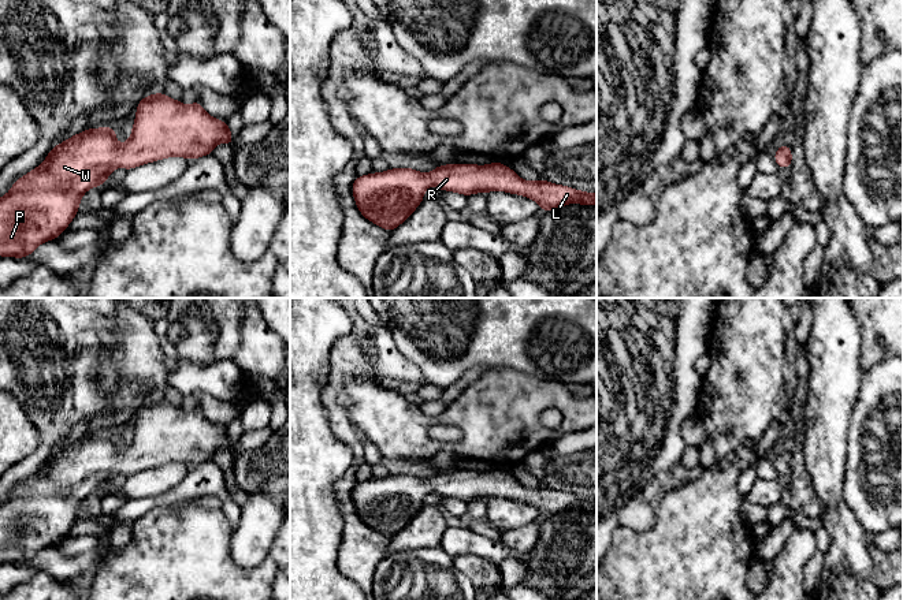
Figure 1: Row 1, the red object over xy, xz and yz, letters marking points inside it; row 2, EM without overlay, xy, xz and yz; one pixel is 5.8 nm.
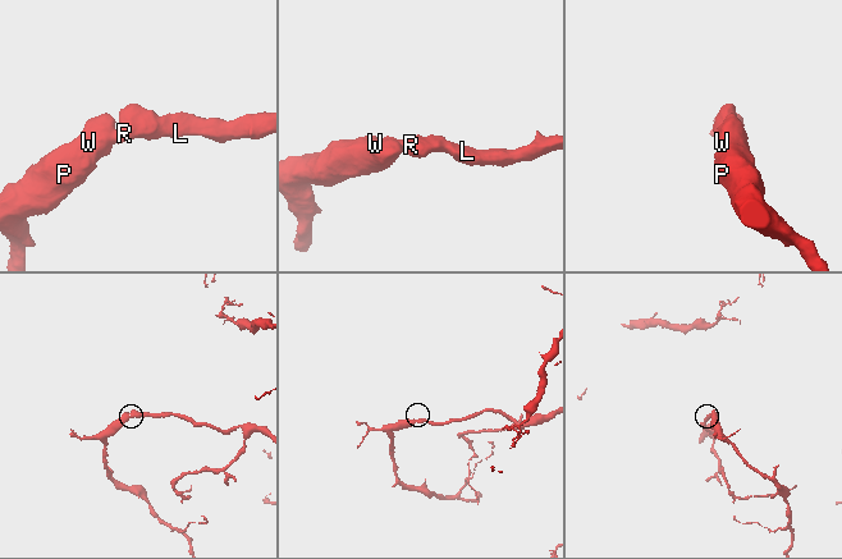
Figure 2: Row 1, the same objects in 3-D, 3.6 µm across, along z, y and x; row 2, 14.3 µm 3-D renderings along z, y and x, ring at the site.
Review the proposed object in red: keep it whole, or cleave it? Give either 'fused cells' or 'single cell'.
single cell

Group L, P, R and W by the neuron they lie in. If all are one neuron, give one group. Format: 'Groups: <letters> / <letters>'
Groups: L P R W

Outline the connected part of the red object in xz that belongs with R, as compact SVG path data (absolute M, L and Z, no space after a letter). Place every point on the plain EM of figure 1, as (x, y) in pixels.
M499 466L486 472L445 470L430 480L409 473L389 474L384 478L357 482L352 491L352 502L367 526L391 538L419 514L431 491L465 503L490 497L523 502L536 507L540 518L555 517L572 508L597 513L597 499L550 489L543 484L535 488L524 487Z

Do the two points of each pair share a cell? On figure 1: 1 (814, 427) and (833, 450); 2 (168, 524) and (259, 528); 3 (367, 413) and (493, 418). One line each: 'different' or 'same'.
1: same
2: different
3: same

